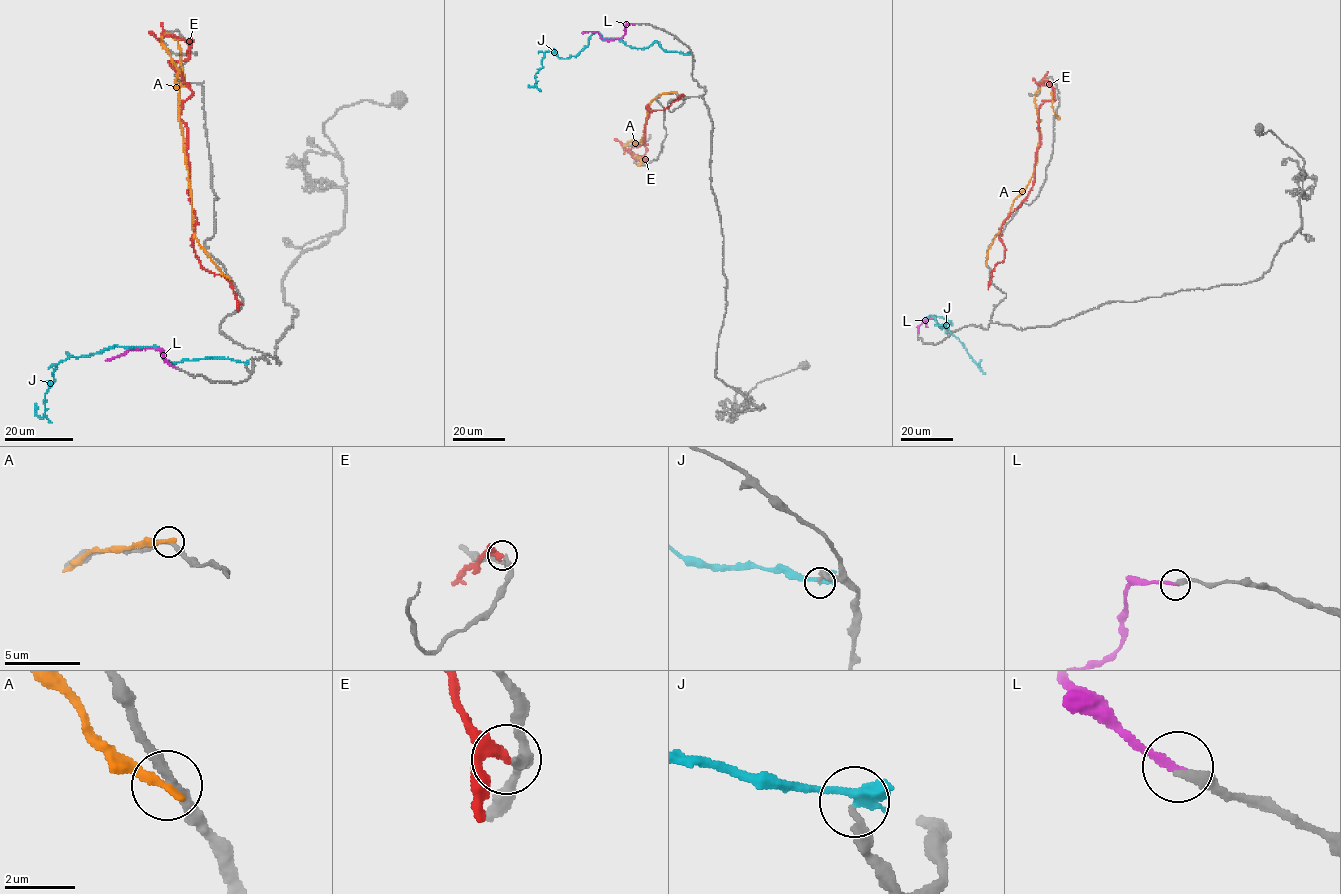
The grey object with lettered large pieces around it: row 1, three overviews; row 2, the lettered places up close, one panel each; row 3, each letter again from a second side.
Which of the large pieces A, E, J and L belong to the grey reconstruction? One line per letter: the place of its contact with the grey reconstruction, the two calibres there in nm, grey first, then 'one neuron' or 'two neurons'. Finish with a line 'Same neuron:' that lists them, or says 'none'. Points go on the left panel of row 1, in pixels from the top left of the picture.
A: meets grey at (229, 278); 280 nm thick on the grey side, 280 nm on the other; two neurons
E: meets grey at (240, 304); 320 nm thick on the grey side, 300 nm on the other; two neurons
J: meets grey at (245, 363); 200 nm thick on the grey side, 360 nm on the other; two neurons
L: meets grey at (174, 367); 320 nm thick on the grey side, 200 nm on the other; one neuron
Same neuron: L

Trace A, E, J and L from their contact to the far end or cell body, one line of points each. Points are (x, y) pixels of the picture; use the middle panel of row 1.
A: (675, 92), (653, 99), (647, 108), (640, 143), (637, 146), (631, 140), (623, 146), (640, 159), (637, 165)
E: (683, 95), (659, 110), (647, 105), (638, 146), (646, 144), (630, 148), (631, 156), (644, 160), (614, 138)
J: (687, 54), (665, 52), (656, 41), (631, 48), (593, 33), (576, 56), (544, 53), (535, 85), (528, 87)
L: (634, 24), (627, 24), (624, 35), (617, 39), (604, 39), (595, 31), (581, 33)

